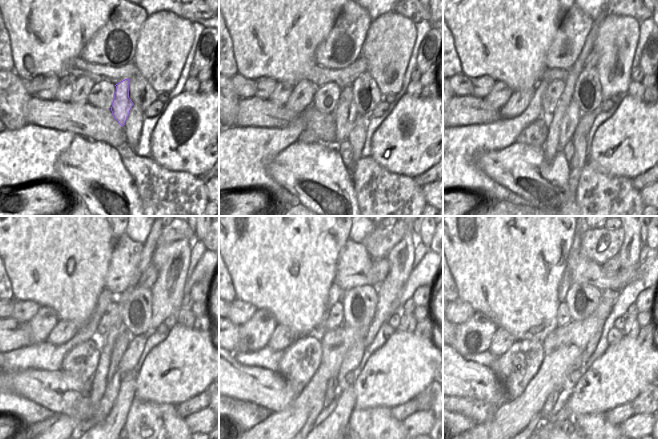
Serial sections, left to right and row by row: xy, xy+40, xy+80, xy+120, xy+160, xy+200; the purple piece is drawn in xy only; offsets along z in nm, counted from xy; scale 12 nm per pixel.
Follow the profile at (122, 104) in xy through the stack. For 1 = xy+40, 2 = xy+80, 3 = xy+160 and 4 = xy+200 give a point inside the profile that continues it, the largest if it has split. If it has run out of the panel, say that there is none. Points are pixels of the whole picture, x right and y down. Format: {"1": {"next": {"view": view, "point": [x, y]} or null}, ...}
{"1": {"next": {"view": "xy+40", "point": [345, 114]}}, "2": {"next": {"view": "xy+80", "point": [571, 117]}}, "3": {"next": {"view": "xy+160", "point": [332, 388]}}, "4": {"next": {"view": "xy+200", "point": [552, 398]}}}

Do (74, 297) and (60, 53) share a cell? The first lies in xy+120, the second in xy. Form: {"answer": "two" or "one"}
{"answer": "one"}

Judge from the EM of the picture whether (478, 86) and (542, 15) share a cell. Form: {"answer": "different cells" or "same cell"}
{"answer": "different cells"}

